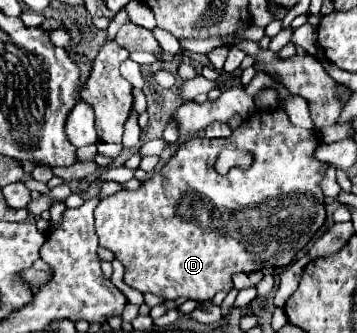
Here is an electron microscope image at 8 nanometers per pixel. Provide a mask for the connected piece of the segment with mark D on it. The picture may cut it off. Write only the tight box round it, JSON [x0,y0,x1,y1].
[95,110,325,302]

